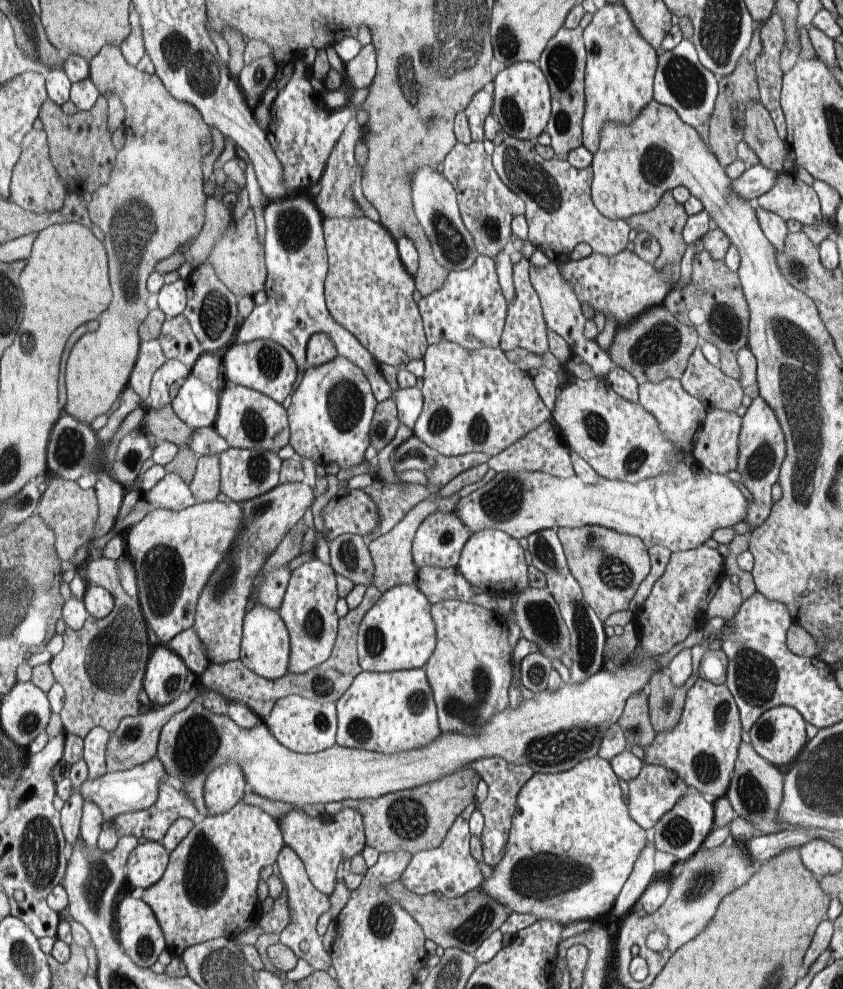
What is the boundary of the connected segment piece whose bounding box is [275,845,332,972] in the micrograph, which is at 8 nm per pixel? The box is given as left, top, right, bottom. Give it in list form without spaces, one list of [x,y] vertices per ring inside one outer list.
[[[285,845],[280,852],[275,872],[282,878],[286,890],[284,894],[288,896],[288,908],[290,908],[290,924],[280,933],[279,942],[291,948],[298,958],[306,960],[314,970],[328,972],[332,967],[332,956],[325,938],[316,932],[316,923],[322,914],[330,910],[329,896],[314,888],[302,859],[290,846]]]

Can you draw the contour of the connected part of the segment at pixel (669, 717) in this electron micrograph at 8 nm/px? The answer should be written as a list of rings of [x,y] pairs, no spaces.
[[[659,669],[652,674],[647,689],[651,722],[655,726],[656,734],[672,730],[683,714],[687,700],[686,686],[682,684],[676,688],[666,669]]]

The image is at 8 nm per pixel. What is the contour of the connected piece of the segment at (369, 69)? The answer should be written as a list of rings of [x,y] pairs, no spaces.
[[[370,42],[363,45],[356,58],[346,63],[346,72],[351,96],[371,85],[377,73],[377,60],[374,46]]]

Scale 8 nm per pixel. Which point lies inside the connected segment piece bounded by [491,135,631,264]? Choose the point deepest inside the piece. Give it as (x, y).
(562, 214)

